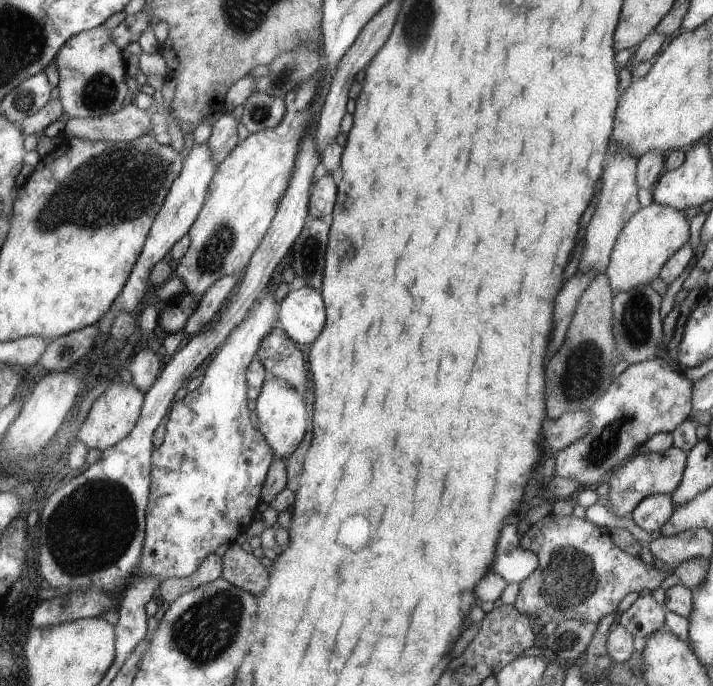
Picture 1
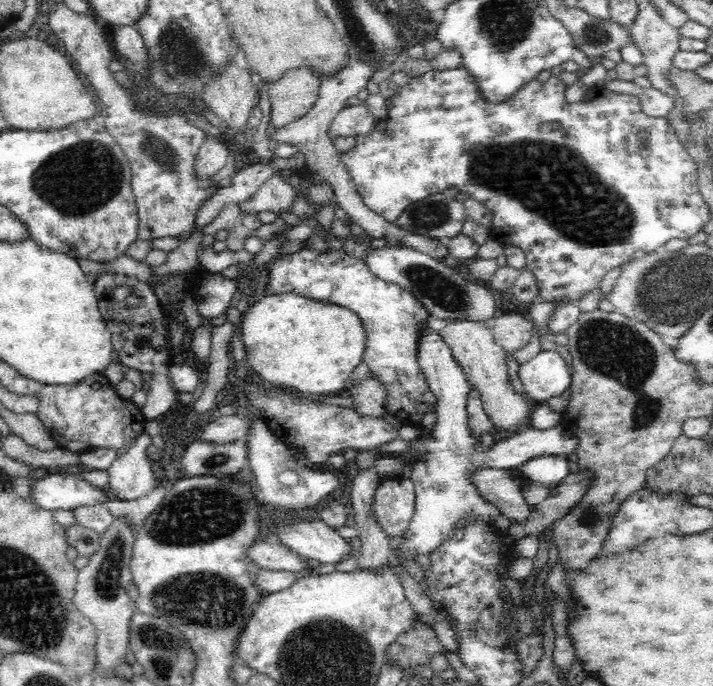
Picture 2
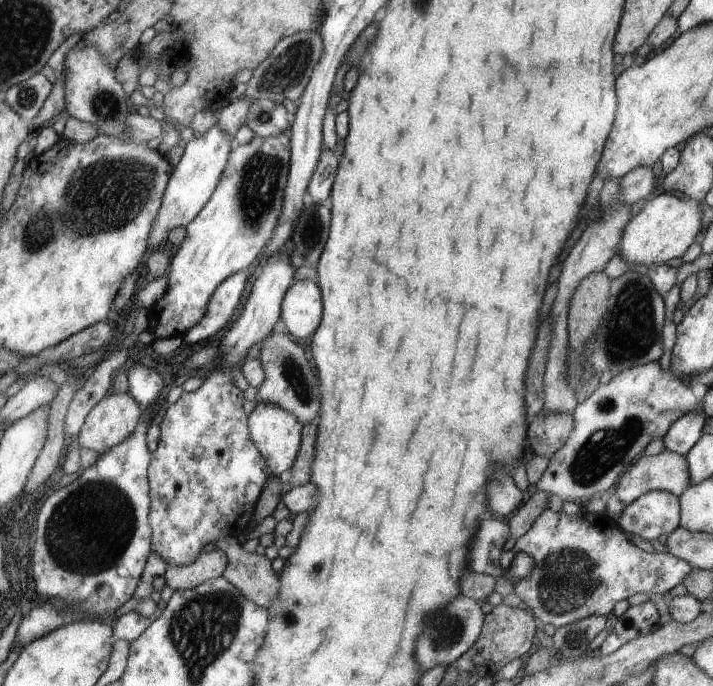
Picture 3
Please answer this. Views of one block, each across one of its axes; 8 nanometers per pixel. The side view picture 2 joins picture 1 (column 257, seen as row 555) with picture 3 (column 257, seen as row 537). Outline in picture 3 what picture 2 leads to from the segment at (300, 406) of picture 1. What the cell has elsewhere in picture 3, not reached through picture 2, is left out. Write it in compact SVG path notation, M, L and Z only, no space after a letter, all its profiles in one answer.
M258 401L248 418L248 430L250 430L252 442L264 457L270 476L281 479L288 470L293 468L297 455L300 453L302 422L298 422L298 418L292 412L288 412L288 410L284 410L276 404L266 404L266 402Z

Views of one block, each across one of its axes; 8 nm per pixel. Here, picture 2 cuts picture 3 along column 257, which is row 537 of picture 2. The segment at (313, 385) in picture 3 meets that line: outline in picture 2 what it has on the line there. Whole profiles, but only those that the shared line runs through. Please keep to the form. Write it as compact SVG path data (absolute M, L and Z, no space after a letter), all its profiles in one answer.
M384 478L374 494L374 511L388 538L402 538L415 511L415 486L410 478Z

